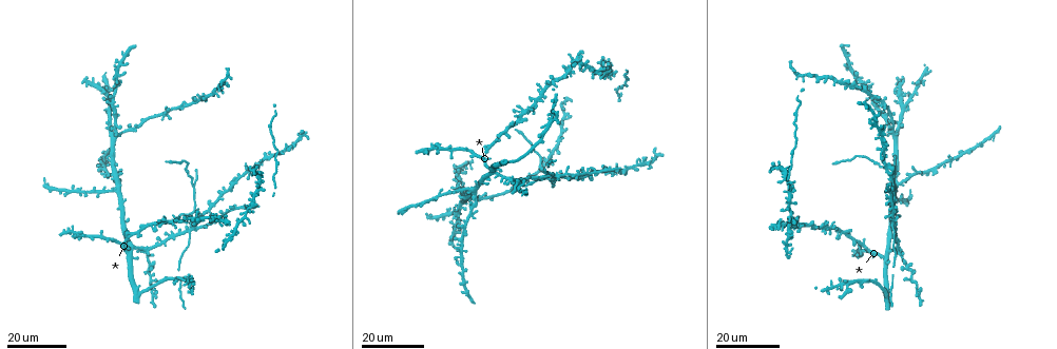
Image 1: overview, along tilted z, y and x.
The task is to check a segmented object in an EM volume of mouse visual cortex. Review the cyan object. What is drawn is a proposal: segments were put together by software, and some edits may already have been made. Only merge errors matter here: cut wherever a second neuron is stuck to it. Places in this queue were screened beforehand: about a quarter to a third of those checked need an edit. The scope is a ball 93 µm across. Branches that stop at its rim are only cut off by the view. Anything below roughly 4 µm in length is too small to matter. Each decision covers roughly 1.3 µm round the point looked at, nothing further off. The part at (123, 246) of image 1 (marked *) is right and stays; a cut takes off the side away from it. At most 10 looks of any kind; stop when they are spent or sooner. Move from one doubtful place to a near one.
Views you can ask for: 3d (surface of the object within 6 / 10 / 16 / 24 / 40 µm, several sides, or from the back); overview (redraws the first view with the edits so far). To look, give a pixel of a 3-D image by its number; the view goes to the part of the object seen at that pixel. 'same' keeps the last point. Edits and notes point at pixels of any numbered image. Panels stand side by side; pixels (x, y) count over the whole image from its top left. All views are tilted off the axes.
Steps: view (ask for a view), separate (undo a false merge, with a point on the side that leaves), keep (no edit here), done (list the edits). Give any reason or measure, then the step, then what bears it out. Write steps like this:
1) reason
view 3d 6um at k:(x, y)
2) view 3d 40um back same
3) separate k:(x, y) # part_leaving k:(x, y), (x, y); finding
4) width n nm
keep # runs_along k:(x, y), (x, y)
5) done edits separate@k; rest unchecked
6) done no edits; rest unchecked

side arm on a straight run
view 3d 16um at 1:(191, 211)

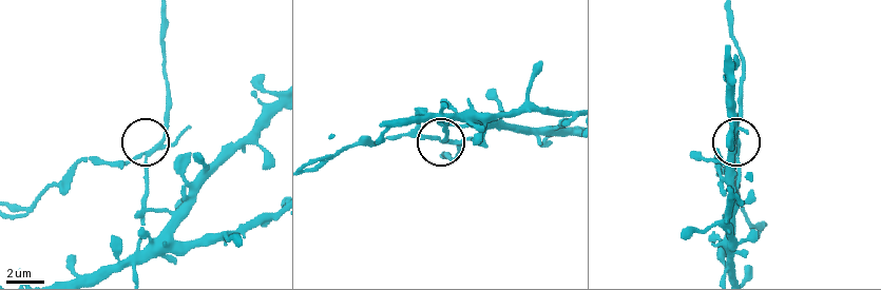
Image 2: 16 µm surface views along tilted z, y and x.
zoom in
view 3d 10um at 2:(150, 153)

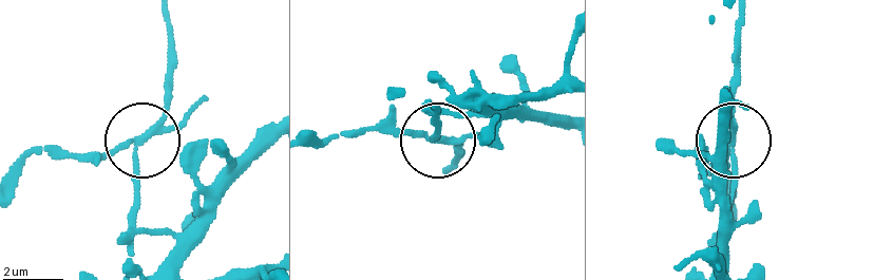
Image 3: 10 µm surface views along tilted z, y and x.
side_arm 12 um
separate 3:(113, 155) # a second neuron is stuck on

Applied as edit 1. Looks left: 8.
thin arm on a thick one
view 3d 16um at 1:(891, 221)

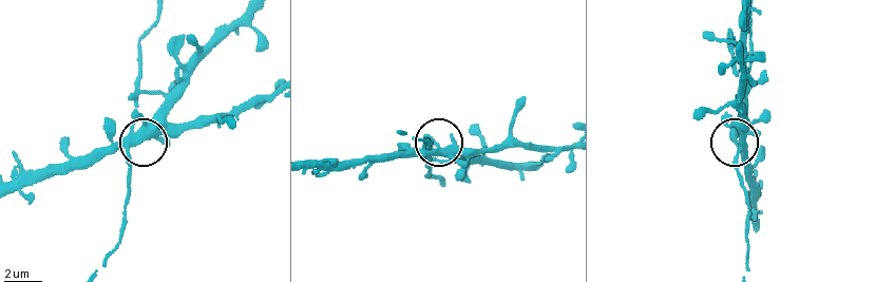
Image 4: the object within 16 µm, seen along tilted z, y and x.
view 3d 10um at 4:(126, 146)

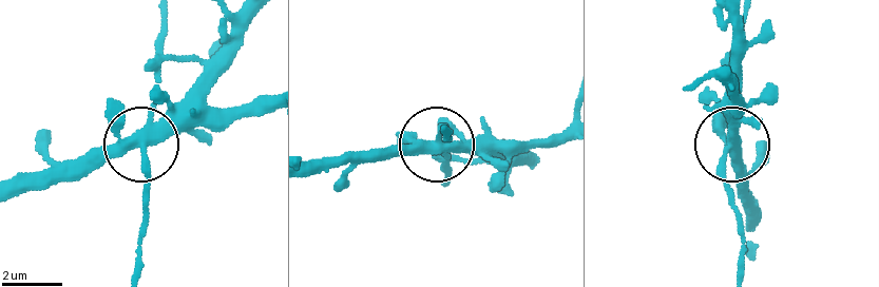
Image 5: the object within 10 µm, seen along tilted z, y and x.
view 3d 6um at 5:(143, 146)

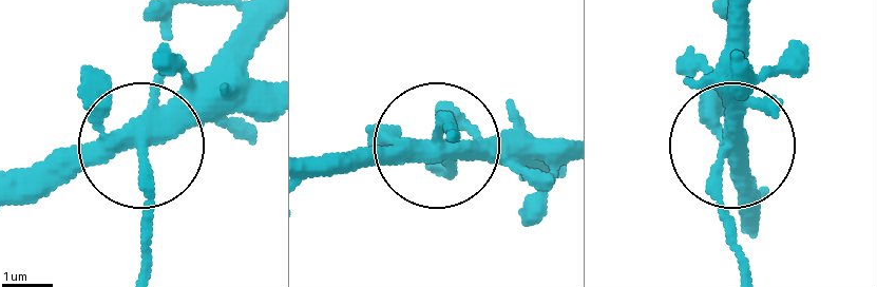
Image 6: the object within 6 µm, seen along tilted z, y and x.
width 310 nm
keep # all the same neuron

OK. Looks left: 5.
thin arm on a thick one
view 3d 24um at 1:(115, 190)

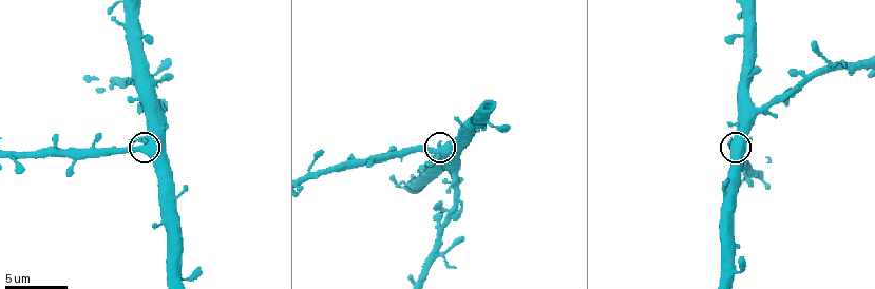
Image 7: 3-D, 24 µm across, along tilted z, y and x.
zoom in
view 3d 6um at 7:(434, 151)

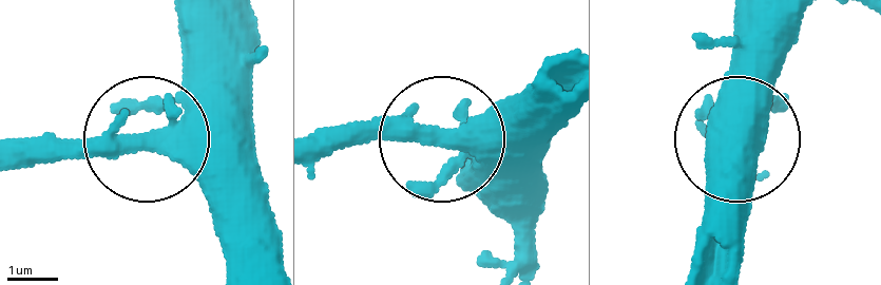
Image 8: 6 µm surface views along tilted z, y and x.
view 3d 6um back at 8:(152, 141)

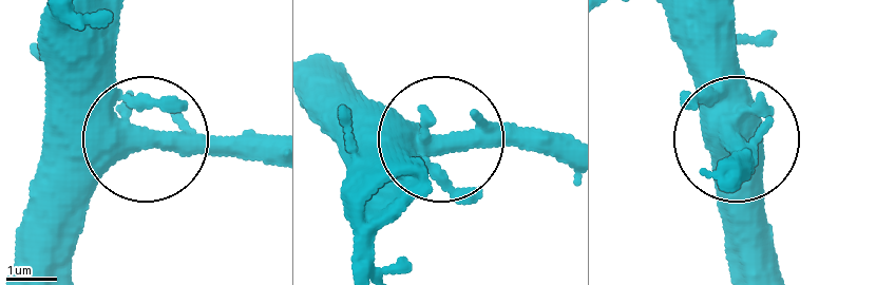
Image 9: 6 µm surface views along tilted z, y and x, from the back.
width 380 nm
keep # all the same neuron

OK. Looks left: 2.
looks like a crossing
view 3d 24um at 1:(258, 192)

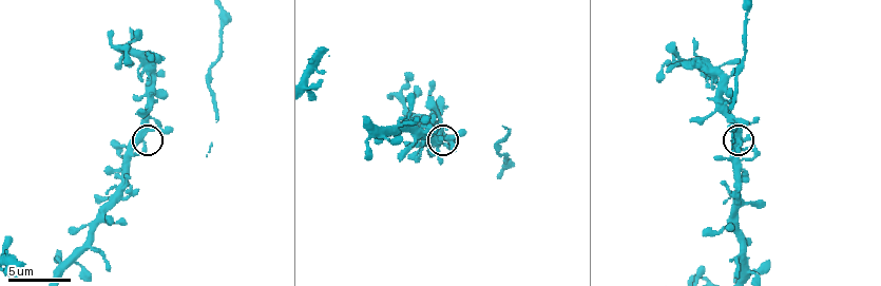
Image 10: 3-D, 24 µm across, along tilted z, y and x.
view 3d 6um at 10:(147, 130)

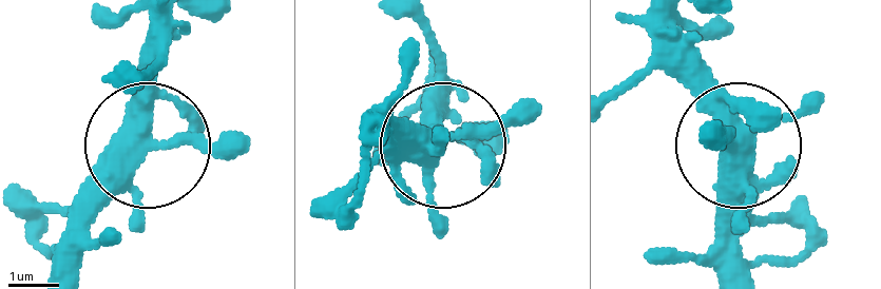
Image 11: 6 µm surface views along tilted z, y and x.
arms 5
keep # one neuron here

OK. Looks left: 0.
done edits separate@3; rest unchecked

